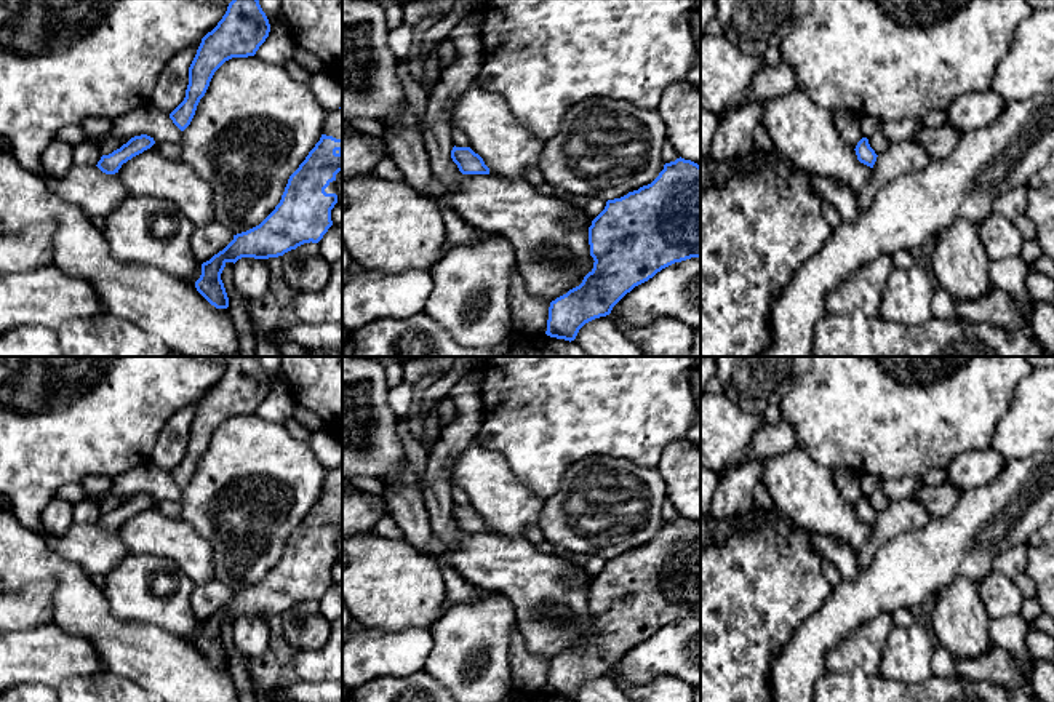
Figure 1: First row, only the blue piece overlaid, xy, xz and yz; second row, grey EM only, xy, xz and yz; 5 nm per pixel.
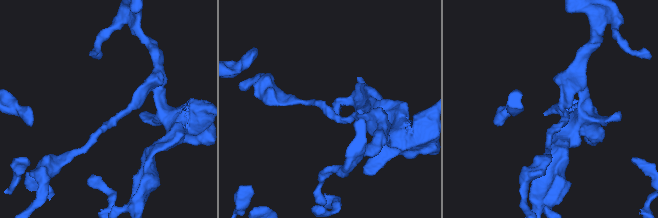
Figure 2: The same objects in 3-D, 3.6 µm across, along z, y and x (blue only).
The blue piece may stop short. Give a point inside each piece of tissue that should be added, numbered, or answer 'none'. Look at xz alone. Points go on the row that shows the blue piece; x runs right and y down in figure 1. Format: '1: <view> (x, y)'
none

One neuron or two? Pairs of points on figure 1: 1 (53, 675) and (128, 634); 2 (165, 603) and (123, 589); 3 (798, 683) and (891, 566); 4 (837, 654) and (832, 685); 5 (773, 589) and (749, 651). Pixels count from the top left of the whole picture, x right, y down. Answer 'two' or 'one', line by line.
1: two
2: one
3: one
4: two
5: one

